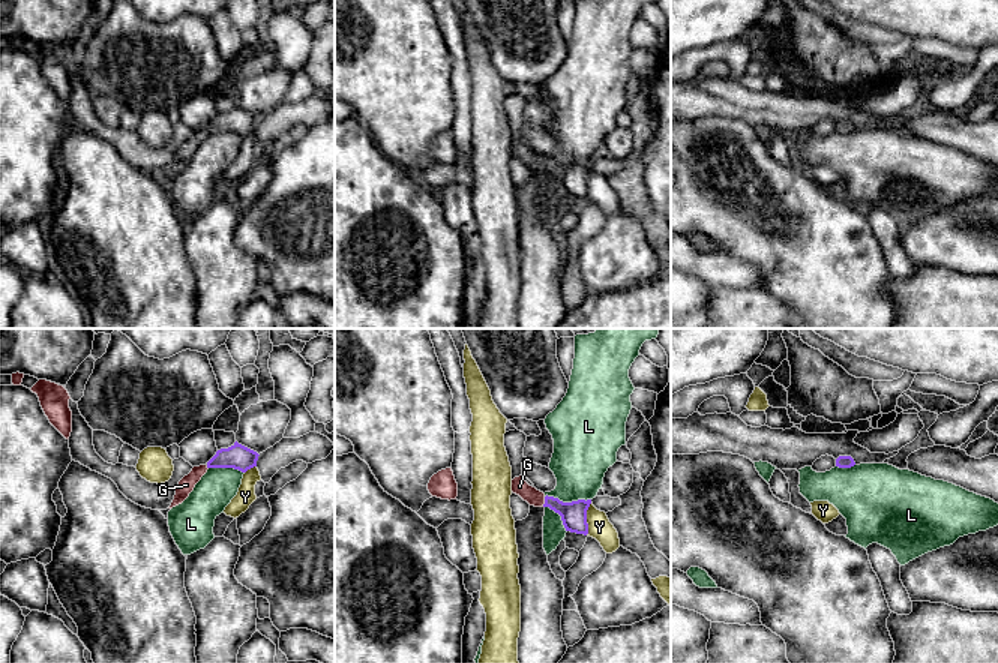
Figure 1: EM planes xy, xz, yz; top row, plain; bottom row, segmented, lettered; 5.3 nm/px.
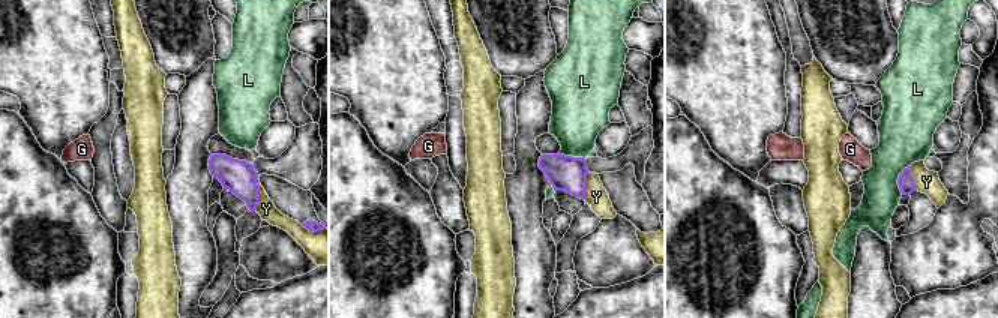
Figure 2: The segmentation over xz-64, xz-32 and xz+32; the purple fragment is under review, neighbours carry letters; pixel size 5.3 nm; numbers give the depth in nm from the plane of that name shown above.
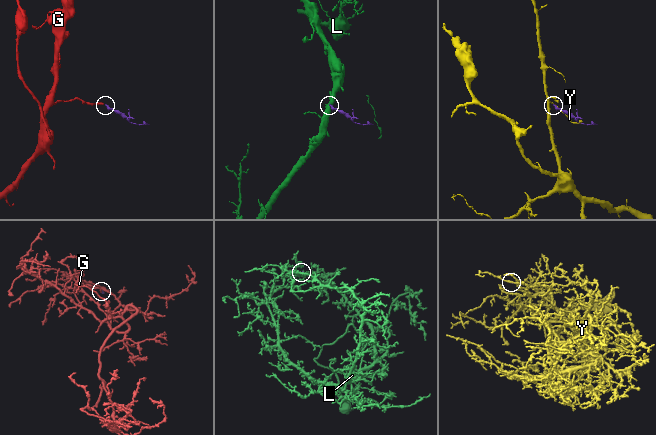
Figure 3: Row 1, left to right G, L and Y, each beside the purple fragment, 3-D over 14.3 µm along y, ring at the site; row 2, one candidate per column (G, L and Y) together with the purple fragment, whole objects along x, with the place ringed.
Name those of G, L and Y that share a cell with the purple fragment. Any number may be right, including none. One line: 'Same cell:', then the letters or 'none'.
Same cell: G

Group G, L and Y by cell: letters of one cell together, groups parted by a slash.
G / L / Y

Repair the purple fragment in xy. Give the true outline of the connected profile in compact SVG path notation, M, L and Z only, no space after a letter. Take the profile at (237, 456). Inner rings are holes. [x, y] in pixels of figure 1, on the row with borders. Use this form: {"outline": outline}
{"outline": "M237 441L228 448L218 450L206 465L194 466L192 471L179 482L174 500L168 508L182 504L209 468L234 468L246 472L257 466L258 456L257 452L239 444Z"}

